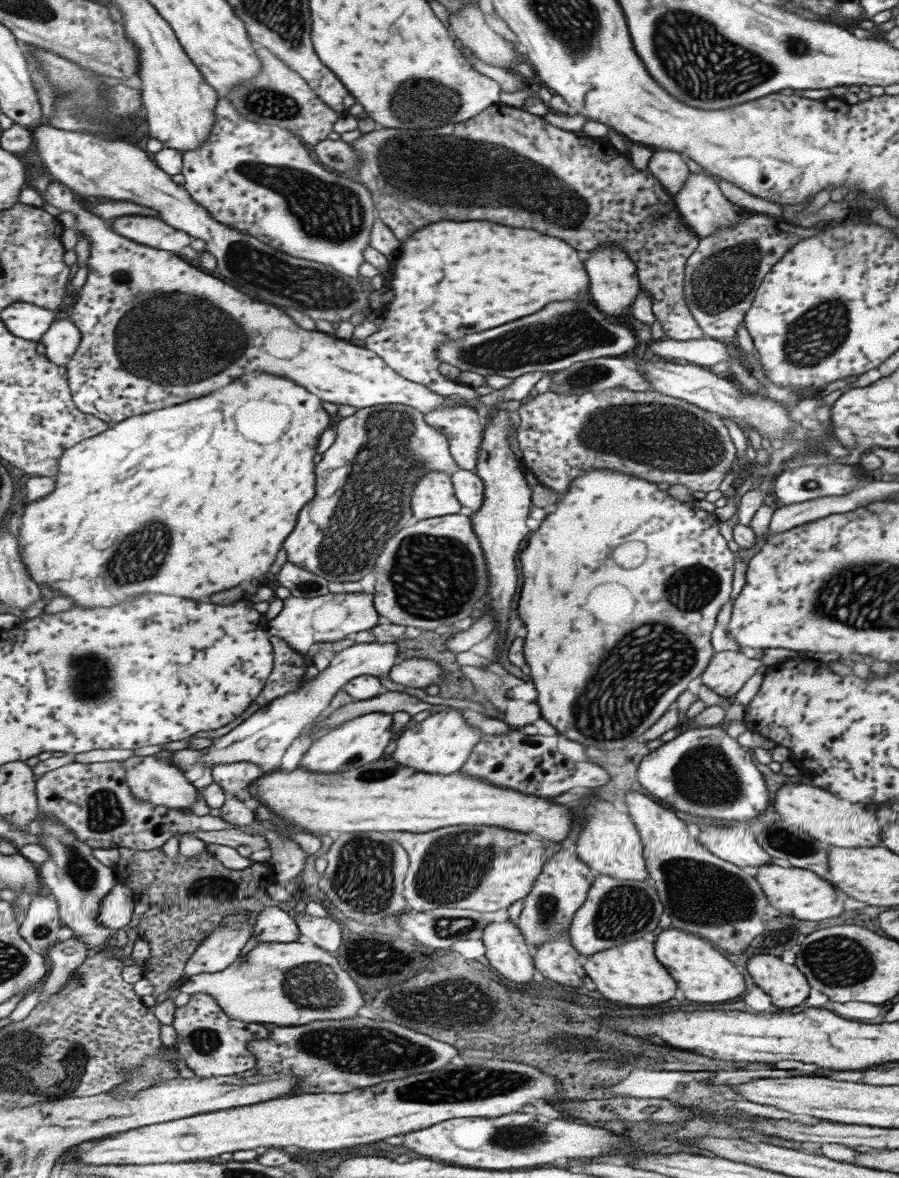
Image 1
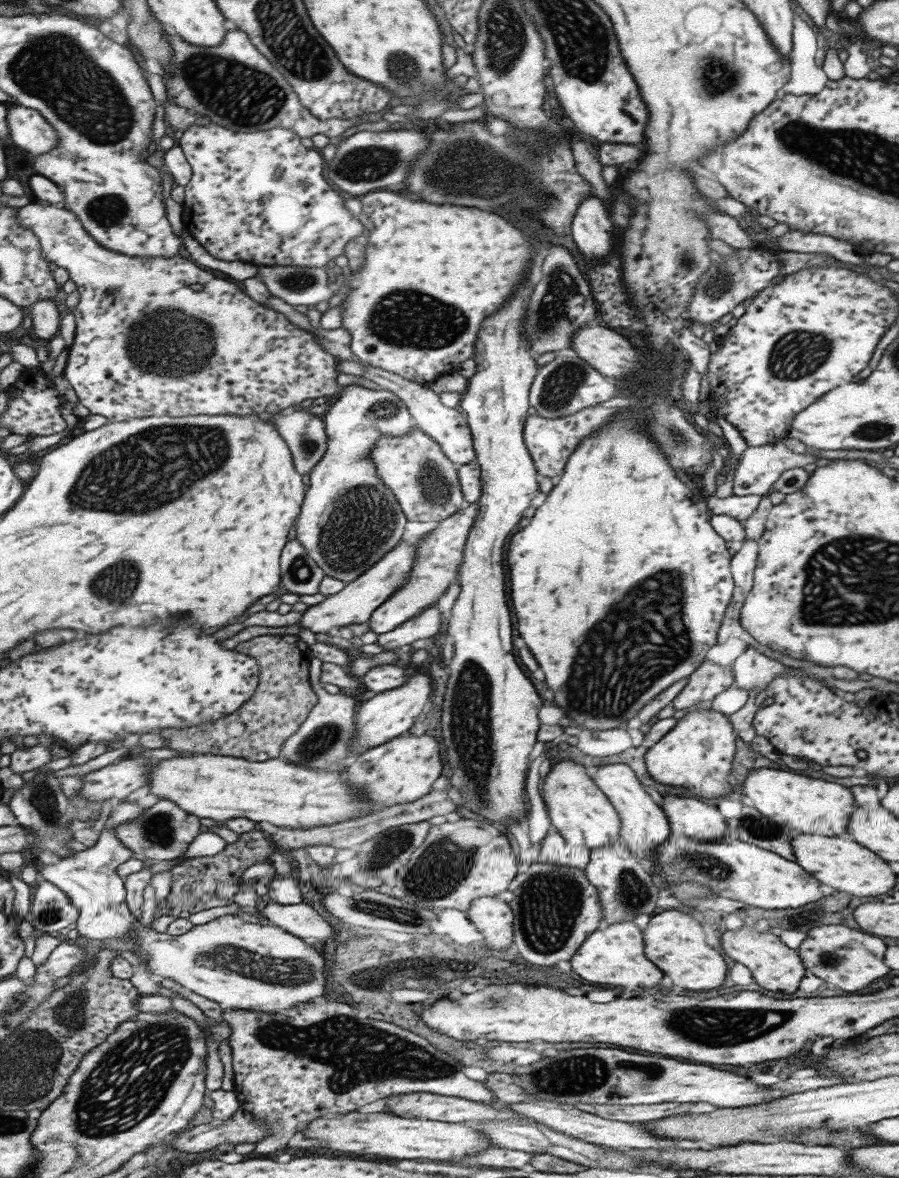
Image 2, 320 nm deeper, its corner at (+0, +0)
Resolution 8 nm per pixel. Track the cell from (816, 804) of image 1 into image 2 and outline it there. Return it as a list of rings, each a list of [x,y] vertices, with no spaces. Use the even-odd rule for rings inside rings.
[[[771,768],[749,769],[741,782],[741,792],[751,799],[759,814],[766,816],[775,824],[786,825],[790,830],[801,834],[844,836],[855,806],[851,791],[847,787]]]

